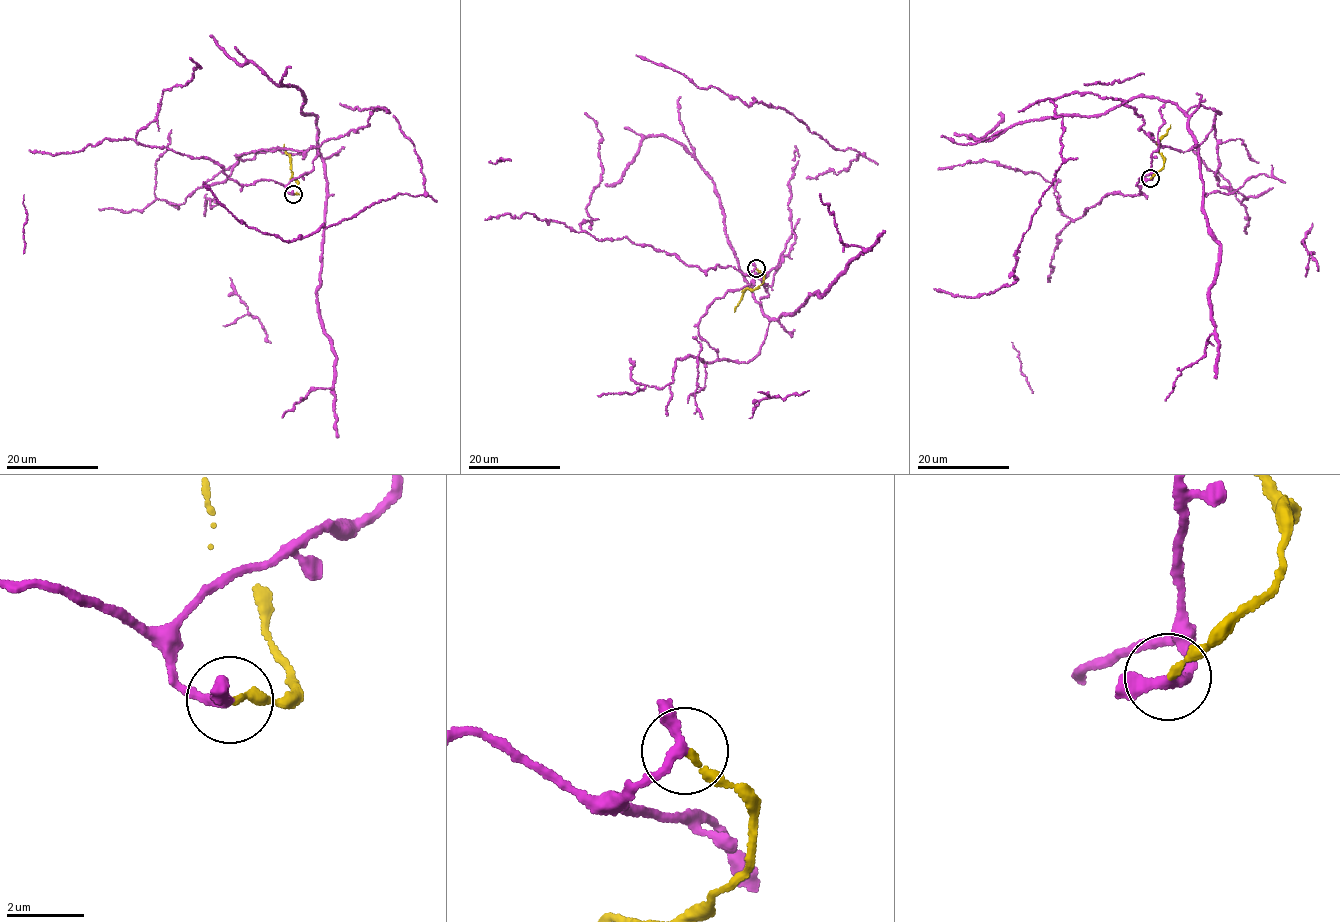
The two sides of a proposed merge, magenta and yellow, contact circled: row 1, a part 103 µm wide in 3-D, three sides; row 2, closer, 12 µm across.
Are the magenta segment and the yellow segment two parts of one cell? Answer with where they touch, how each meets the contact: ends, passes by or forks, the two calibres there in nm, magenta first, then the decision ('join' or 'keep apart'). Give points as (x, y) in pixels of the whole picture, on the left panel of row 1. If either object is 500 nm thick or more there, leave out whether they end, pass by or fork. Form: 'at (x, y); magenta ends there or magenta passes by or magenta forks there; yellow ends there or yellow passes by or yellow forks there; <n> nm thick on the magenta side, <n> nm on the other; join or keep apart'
at (293, 194); magenta passes by; yellow ends there; 280 nm thick on the magenta side, 170 nm on the other; keep apart

